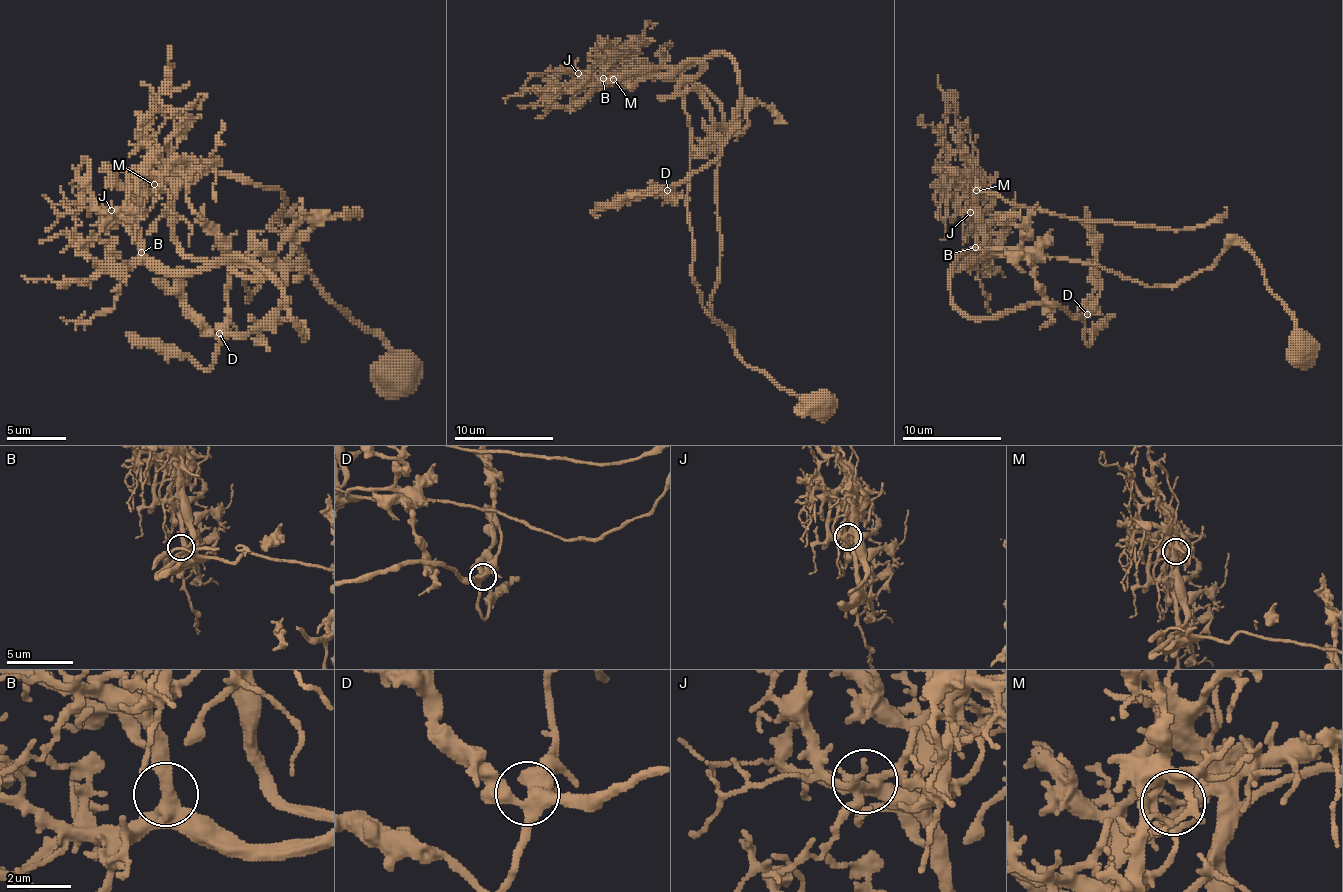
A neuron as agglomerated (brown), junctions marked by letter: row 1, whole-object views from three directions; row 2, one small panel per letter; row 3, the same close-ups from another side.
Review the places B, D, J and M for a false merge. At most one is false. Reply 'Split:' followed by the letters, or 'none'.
Split: M

